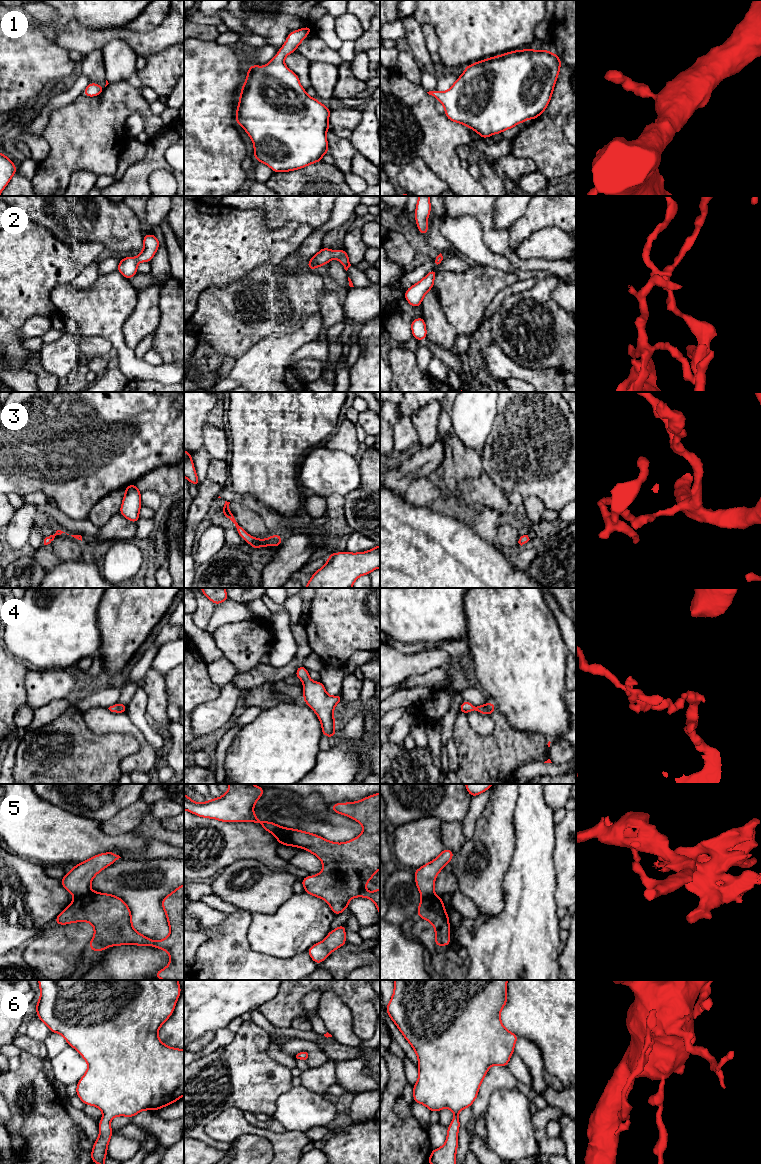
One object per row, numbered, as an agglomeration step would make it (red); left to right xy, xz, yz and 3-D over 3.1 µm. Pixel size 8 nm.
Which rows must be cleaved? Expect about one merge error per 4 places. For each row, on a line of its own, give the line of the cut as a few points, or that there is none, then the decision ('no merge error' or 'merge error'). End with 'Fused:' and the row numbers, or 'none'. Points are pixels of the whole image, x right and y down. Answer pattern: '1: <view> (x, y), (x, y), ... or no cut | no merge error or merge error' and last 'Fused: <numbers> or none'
1: no cut | no merge error
2: no cut | no merge error
3: no cut | no merge error
4: no cut | no merge error
5: xy (89, 890), (76, 897) | merge error
6: no cut | no merge error
Fused: 5

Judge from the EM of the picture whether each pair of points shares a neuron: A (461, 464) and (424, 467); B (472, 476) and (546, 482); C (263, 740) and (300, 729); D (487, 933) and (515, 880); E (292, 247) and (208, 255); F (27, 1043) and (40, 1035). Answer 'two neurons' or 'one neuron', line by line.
A: two neurons
B: two neurons
C: one neuron
D: one neuron
E: one neuron
F: two neurons

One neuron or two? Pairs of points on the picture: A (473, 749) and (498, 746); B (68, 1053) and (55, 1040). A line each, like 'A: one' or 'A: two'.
A: one
B: two

